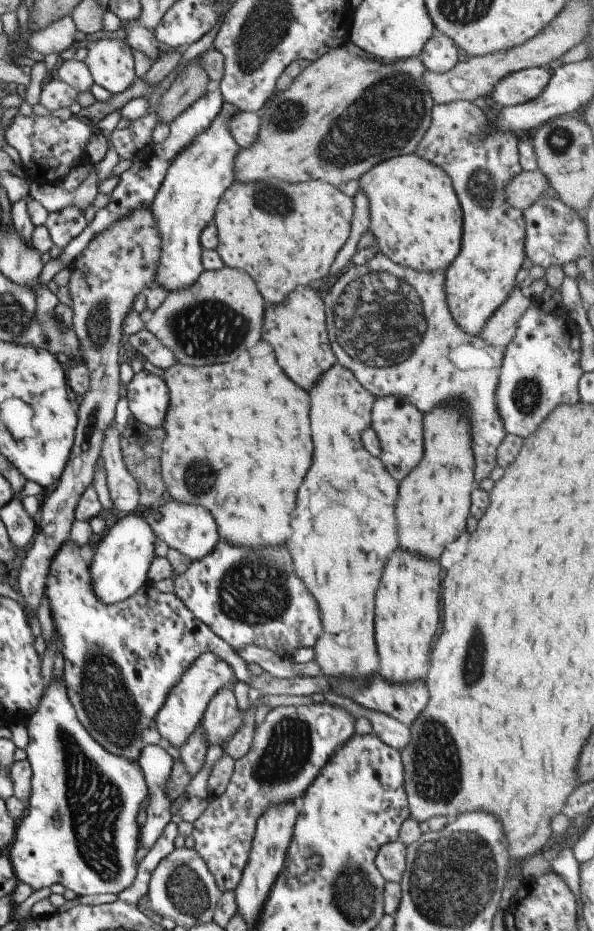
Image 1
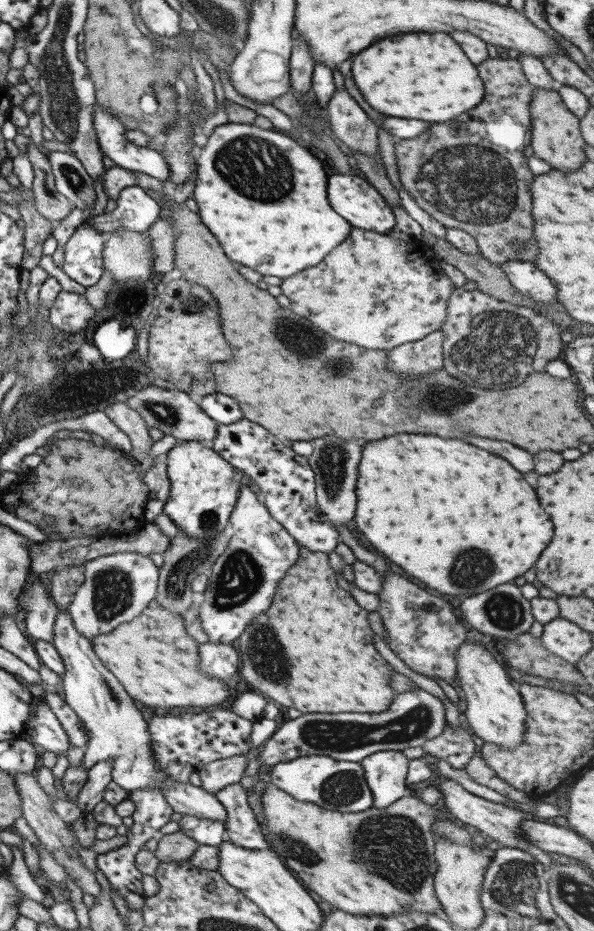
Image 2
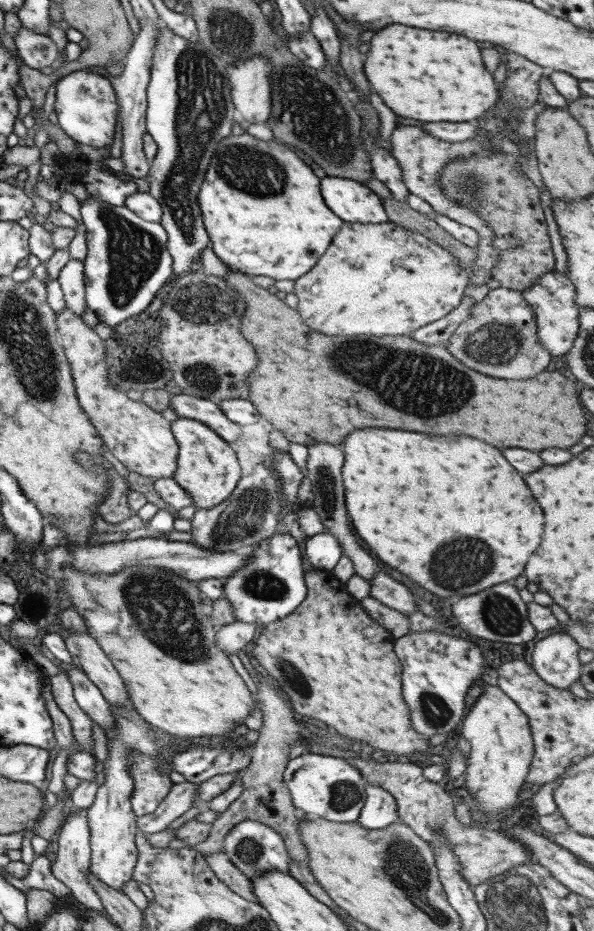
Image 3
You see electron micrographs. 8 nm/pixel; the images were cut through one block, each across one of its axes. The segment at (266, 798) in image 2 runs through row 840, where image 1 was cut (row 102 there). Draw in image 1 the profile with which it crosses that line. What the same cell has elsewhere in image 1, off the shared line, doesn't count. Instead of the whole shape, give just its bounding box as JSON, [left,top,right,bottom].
[235,47,435,187]

